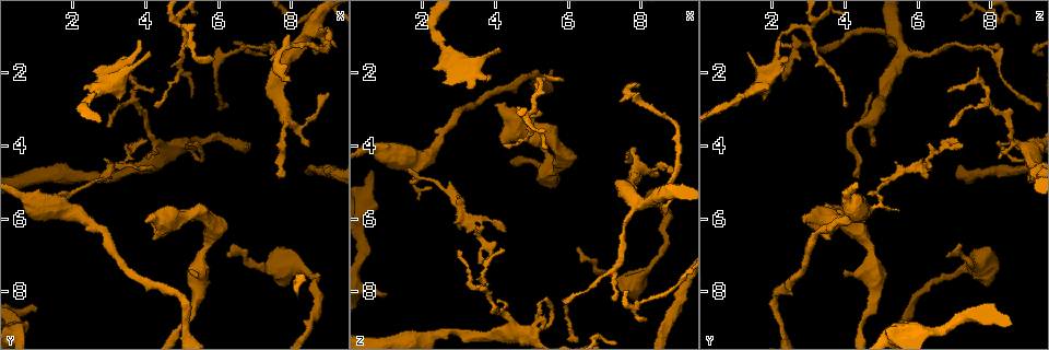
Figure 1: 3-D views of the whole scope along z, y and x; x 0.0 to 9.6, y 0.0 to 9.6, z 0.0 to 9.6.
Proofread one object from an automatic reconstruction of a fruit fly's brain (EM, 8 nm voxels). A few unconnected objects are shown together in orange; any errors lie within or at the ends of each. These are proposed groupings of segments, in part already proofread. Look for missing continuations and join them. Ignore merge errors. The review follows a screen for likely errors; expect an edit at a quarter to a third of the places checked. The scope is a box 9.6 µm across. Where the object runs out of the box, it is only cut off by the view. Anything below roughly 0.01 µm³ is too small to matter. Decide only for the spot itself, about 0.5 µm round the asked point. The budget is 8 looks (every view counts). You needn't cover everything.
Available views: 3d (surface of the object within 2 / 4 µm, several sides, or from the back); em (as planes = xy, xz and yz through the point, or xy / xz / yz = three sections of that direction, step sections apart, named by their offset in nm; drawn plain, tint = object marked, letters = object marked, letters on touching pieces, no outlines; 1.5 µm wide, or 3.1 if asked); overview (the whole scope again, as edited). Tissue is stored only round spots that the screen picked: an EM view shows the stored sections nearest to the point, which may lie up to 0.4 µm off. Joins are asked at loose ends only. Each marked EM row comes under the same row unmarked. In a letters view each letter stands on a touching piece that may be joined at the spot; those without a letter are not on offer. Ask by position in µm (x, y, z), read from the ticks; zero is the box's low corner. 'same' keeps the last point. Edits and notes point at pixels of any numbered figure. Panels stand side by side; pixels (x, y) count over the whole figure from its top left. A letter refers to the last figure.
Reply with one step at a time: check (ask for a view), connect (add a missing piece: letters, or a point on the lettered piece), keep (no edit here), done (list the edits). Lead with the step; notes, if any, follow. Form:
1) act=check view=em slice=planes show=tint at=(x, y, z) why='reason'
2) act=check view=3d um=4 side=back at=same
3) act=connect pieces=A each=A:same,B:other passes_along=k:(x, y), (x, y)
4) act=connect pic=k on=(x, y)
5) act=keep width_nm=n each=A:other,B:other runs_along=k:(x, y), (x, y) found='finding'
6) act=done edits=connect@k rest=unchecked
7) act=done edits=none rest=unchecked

act=check view=3d um=4 at=(4.30, 2.45, 6.85) why='free end'

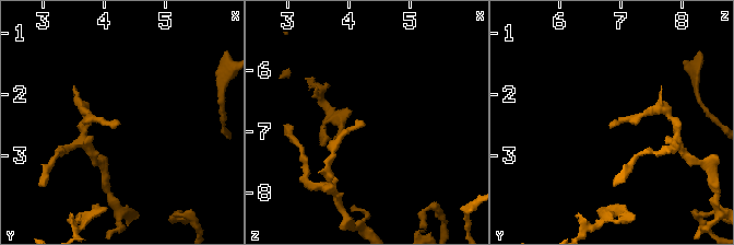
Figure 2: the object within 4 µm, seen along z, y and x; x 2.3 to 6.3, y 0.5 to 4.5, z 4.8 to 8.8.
act=check view=em slice=planes show=letters at=(4.25, 2.45, 6.85)

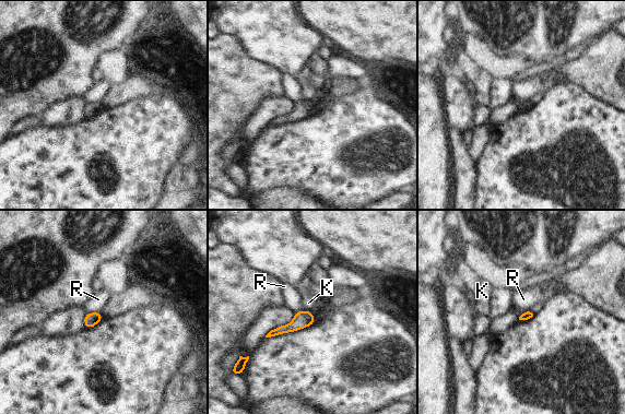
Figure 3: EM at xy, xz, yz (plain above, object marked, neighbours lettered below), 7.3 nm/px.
act=keep longest_contact=R:100nm each=K:other,R:other border=3:(98, 311), (86, 314) found='none of them fits'

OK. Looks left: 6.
act=check view=em slice=planes show=letters at=(3.85, 1.10, 2.25) why='an open end'

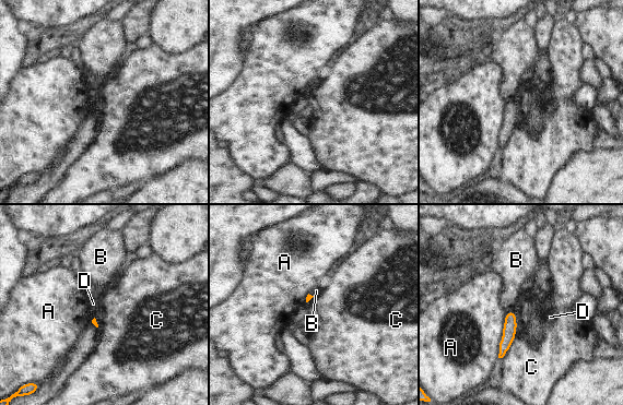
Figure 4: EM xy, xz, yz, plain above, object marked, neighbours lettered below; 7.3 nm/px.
act=keep each=A:other,B:other,C:other,D:other runs_along=4:(510, 313), (508, 337), (502, 353) found='no lettered piece goes on from it'

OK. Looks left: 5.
act=check view=3d um=2 at=(4.05, 6.10, 2.85)

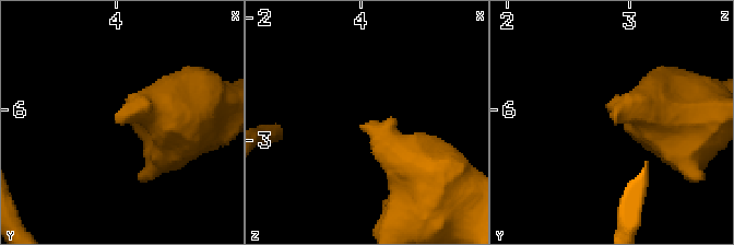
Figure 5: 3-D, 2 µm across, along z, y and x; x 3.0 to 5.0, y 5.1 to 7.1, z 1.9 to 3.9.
act=check view=em slice=xz step=4 show=letters at=(4.02, 6.08, 2.88) why='need the tissue'

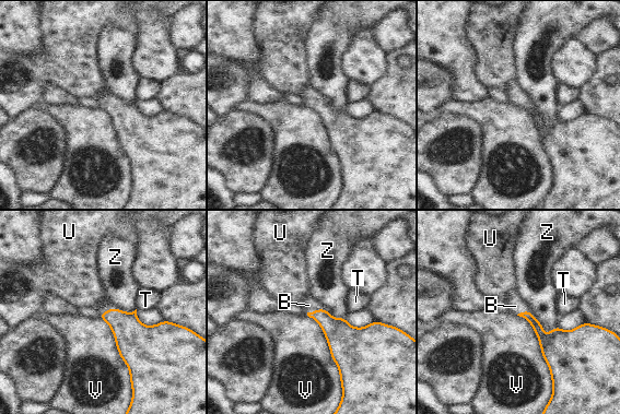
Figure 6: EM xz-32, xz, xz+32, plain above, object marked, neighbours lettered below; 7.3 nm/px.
act=connect pieces=B each=B:same,T:other,U:other,V:other,Z:other passes_along=6:(339, 333), (313, 311), (308, 305) found='it goes on there'

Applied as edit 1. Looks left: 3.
act=done edits=connect@6 rest=unchecked

